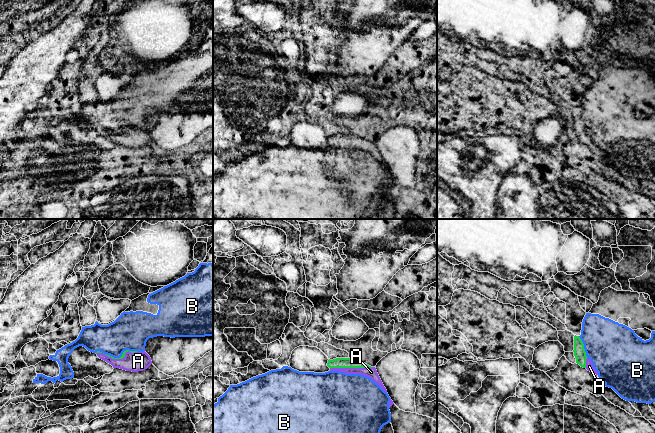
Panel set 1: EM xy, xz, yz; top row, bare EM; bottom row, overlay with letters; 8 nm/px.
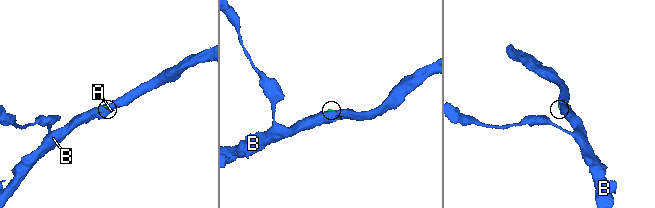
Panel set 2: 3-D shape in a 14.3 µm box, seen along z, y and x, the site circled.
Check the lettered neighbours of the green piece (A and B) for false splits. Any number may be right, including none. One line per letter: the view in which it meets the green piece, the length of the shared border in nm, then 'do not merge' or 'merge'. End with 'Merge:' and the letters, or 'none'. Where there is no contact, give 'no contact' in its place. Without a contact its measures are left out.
A: contact in xy; length 340 nm; merge
B: contact in xy; length 340 nm; do not merge
Merge: A

